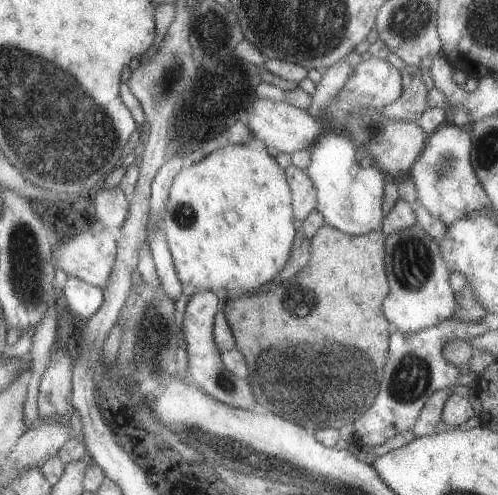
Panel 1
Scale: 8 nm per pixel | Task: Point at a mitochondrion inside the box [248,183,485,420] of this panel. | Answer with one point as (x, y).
(410, 262)

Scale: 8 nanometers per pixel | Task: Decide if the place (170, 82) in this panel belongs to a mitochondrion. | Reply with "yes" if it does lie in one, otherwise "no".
yes

